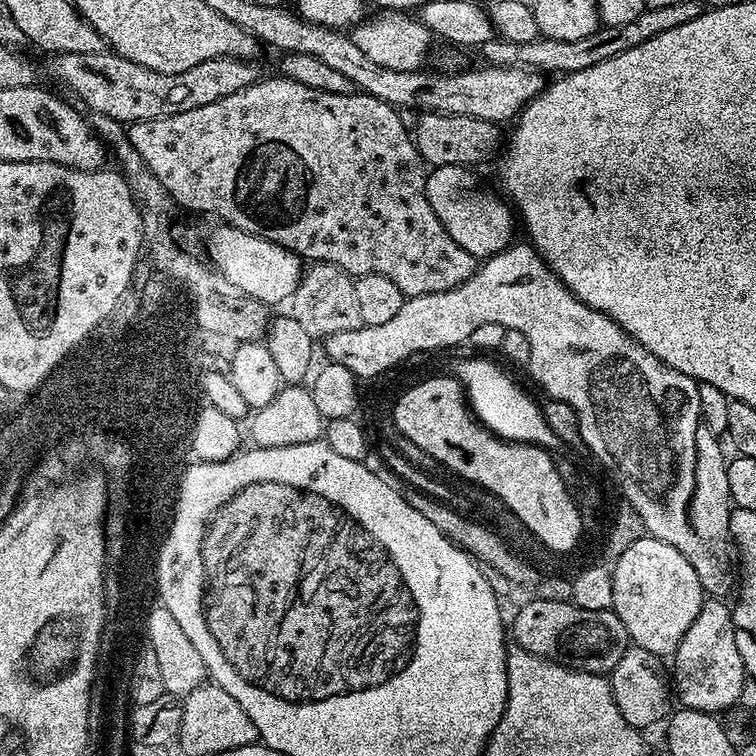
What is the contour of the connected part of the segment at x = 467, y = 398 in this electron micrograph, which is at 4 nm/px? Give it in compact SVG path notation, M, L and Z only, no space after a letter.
M480 359L484 360L456 360L445 368L433 371L431 375L435 380L452 380L452 384L456 384L456 392L460 392L460 404L464 404L468 420L472 420L480 432L488 432L492 440L500 444L513 444L517 448L532 448L555 457L556 448L561 447L561 442L554 430L546 426L537 401L532 401L511 375L508 374L508 377L498 365L491 364L488 361L491 359Z

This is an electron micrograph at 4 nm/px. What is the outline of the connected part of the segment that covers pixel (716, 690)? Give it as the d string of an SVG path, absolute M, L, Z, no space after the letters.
M720 598L705 599L704 605L698 610L698 616L694 622L690 622L690 630L682 634L682 642L678 642L671 657L670 684L675 699L680 699L680 708L720 714L741 703L739 700L746 685L746 673L742 654L738 654L732 610L724 603Z

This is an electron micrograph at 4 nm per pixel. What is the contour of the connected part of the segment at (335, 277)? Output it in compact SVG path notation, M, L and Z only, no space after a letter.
M312 262L303 269L299 286L290 301L290 315L313 338L338 334L342 330L354 330L362 325L362 314L358 311L358 298L354 295L356 280L333 264Z

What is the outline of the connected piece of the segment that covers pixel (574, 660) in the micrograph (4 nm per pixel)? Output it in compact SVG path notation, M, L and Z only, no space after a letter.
M537 598L529 599L526 606L515 609L513 620L510 620L510 636L515 647L526 650L543 660L553 660L563 668L576 668L580 672L589 672L595 676L612 673L618 660L626 653L630 645L626 626L622 626L622 618L611 610L582 610L567 600L546 601Z

